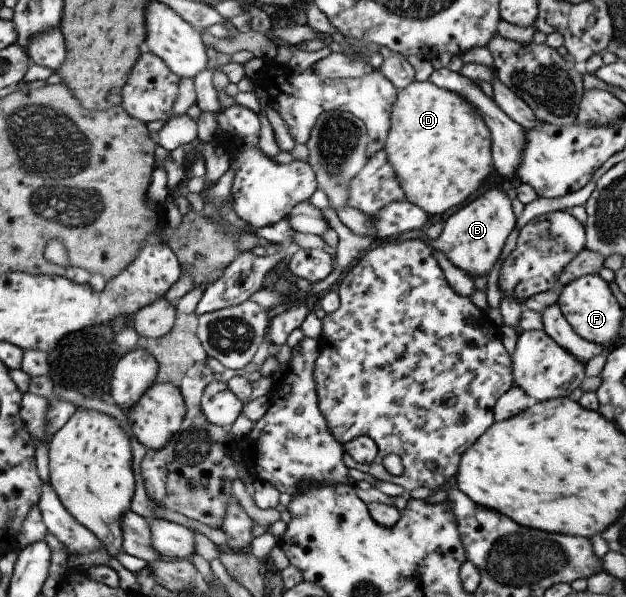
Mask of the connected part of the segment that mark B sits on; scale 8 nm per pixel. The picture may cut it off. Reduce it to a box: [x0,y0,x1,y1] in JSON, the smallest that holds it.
[395,186,517,278]

